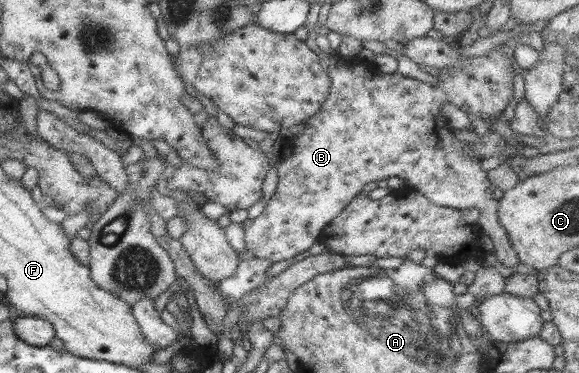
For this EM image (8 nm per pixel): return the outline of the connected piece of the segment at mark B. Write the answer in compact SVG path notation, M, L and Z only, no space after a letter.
M498 46L486 55L468 57L460 69L456 67L440 69L434 86L404 77L397 71L393 74L382 74L372 61L367 60L350 62L335 68L327 67L329 88L326 100L316 115L302 123L300 136L282 141L275 191L259 216L252 220L246 219L242 223L247 255L266 258L272 263L293 258L320 240L322 230L362 191L364 184L396 176L402 178L417 193L436 206L457 209L460 212L468 208L478 210L476 228L480 234L492 241L493 254L497 261L512 271L520 261L510 245L506 232L500 227L496 215L497 200L492 197L492 185L486 178L486 171L482 171L477 158L467 156L469 154L465 152L467 143L460 142L454 137L453 130L441 112L443 105L448 104L477 121L500 115L508 106L510 96L513 96L512 72L510 59Z

